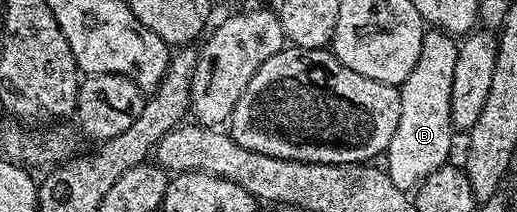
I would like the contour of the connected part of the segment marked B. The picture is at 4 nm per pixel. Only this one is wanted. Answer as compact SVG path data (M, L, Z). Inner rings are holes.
M443 31L425 32L418 63L410 75L398 86L402 111L398 115L398 127L394 139L386 150L386 171L399 189L415 190L429 175L449 164L452 153L452 116L450 115L450 91L454 87L454 63L458 63L460 46L455 36Z

